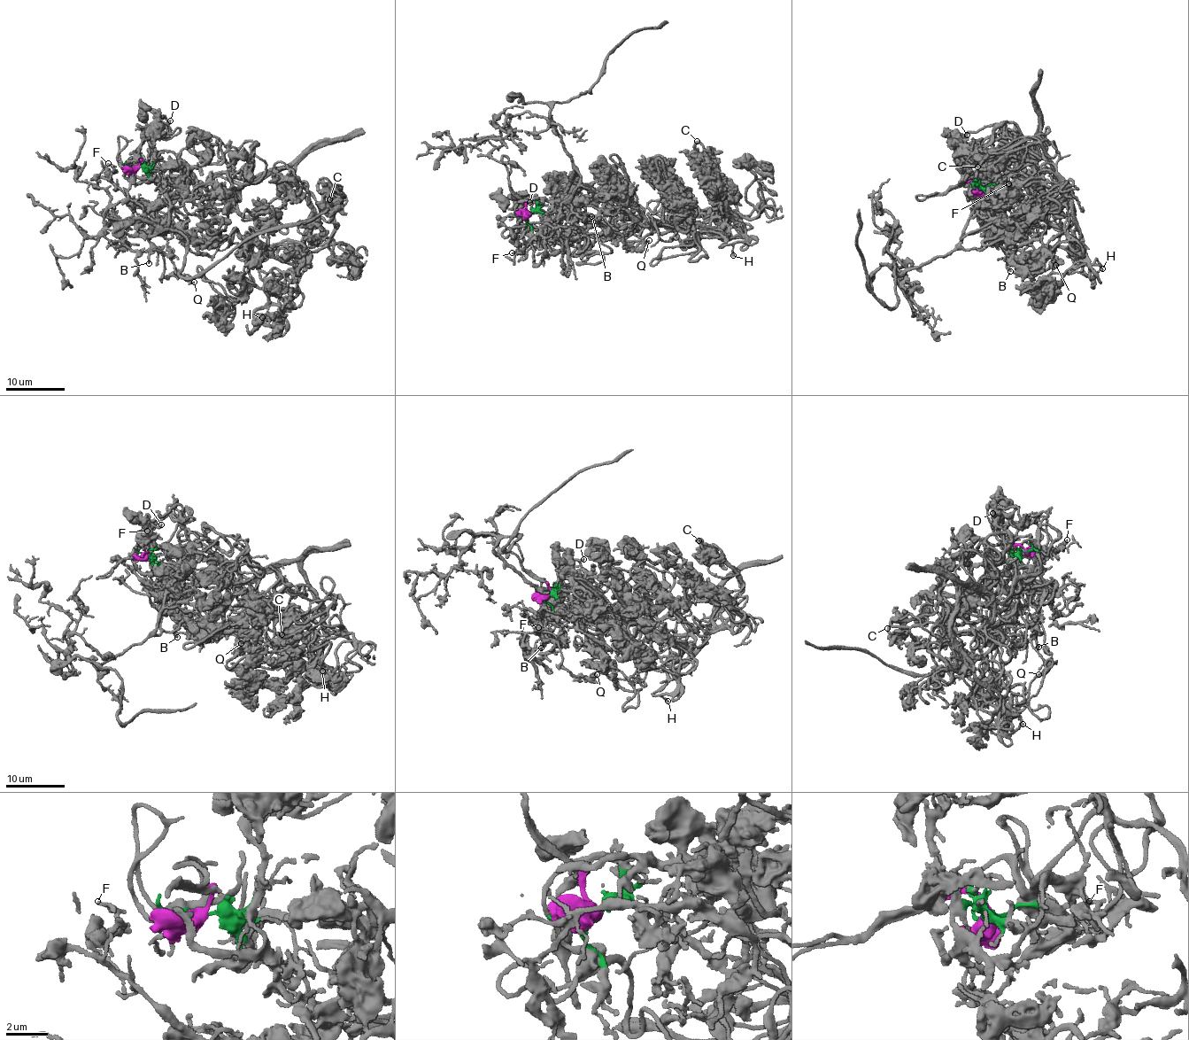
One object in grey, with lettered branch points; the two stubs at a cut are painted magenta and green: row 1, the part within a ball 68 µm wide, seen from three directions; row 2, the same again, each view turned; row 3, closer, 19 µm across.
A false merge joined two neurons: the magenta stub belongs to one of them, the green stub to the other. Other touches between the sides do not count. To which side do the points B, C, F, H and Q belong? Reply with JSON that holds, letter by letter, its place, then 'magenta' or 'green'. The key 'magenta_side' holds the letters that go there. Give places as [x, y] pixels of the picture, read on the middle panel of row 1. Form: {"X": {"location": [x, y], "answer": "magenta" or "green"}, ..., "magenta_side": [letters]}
{"B": {"location": [591, 216], "answer": "green"}, "C": {"location": [697, 141], "answer": "magenta"}, "F": {"location": [512, 252], "answer": "green"}, "H": {"location": [733, 255], "answer": "magenta"}, "Q": {"location": [649, 240], "answer": "green"}, "magenta_side": ["C", "H"]}

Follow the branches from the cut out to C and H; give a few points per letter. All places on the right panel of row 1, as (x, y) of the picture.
C: (981, 188), (966, 177), (1015, 159), (1039, 189), (1036, 163), (1059, 158), (1033, 142), (977, 166)
H: (981, 188), (966, 177), (992, 178), (1016, 160), (1056, 200), (1089, 275), (1102, 268)

